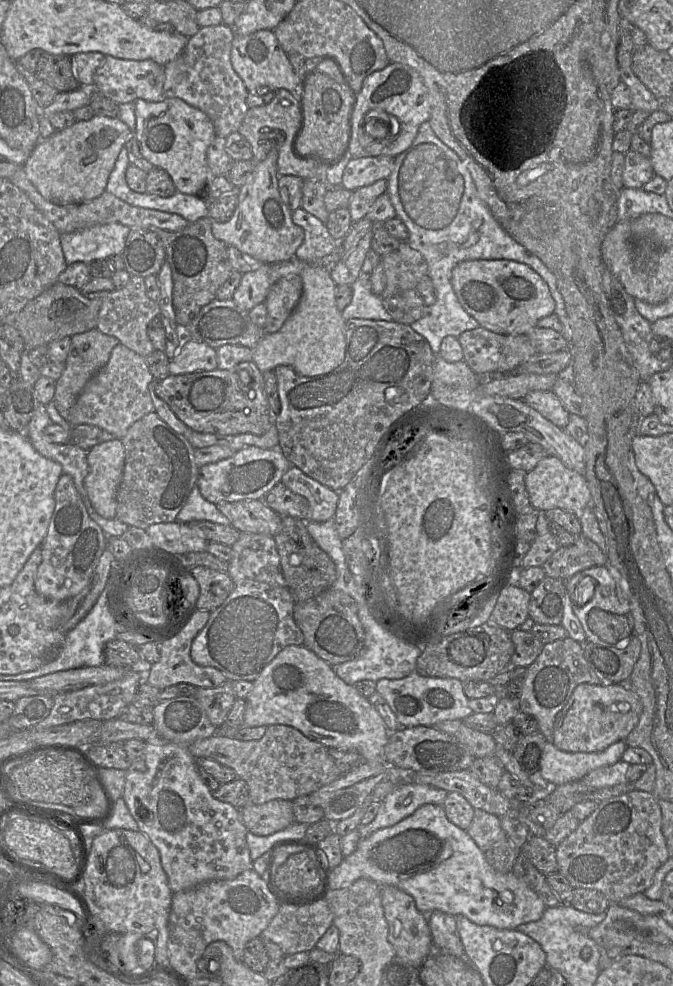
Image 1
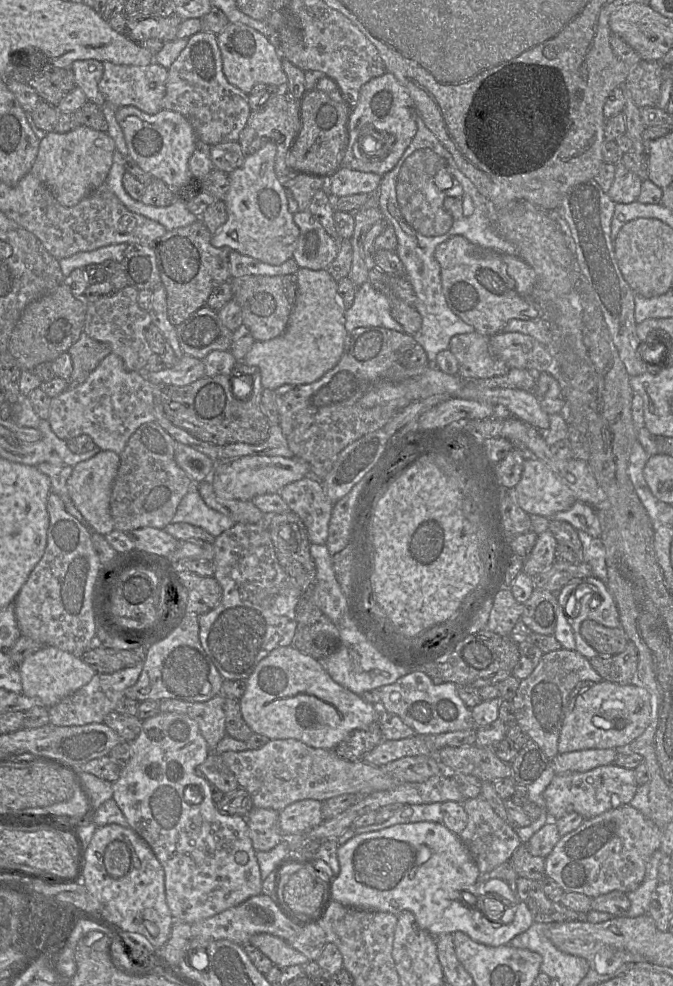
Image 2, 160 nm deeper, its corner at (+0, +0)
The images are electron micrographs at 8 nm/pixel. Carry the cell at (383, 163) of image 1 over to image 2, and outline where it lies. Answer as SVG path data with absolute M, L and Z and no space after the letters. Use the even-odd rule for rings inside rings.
M340 167L327 182L327 192L332 198L354 194L371 194L378 191L382 176Z

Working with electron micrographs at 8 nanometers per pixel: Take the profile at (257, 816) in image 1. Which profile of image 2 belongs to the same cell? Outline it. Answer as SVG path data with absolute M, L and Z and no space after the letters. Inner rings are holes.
M314 799L296 801L279 811L279 827L285 836L300 834L323 821L322 802Z

